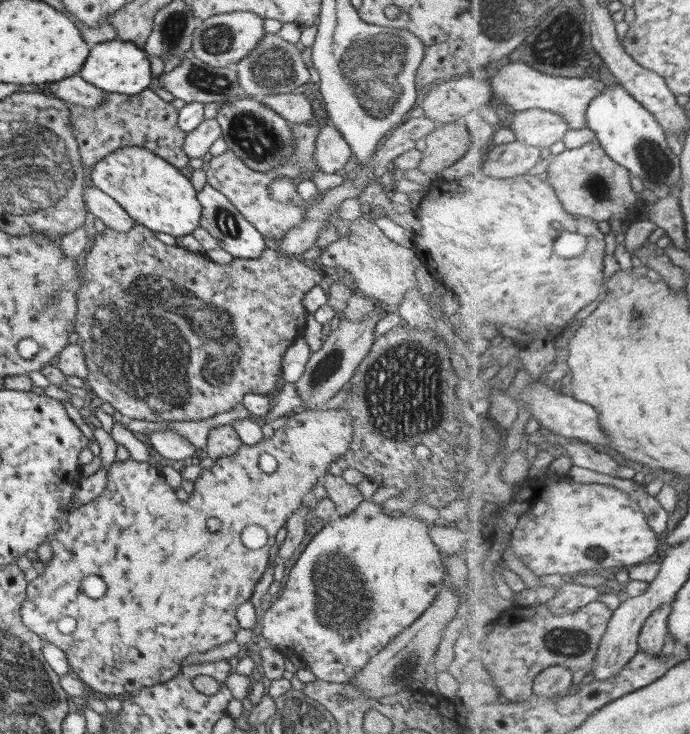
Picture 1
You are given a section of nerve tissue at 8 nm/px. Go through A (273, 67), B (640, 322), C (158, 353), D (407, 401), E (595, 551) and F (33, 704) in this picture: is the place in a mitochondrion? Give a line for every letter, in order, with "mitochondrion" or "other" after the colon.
A: mitochondrion
B: mitochondrion
C: mitochondrion
D: mitochondrion
E: mitochondrion
F: mitochondrion

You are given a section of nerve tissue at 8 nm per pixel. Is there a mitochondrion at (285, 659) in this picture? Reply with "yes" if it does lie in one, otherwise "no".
no

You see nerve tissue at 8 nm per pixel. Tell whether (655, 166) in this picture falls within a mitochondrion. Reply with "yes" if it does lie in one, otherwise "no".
yes

